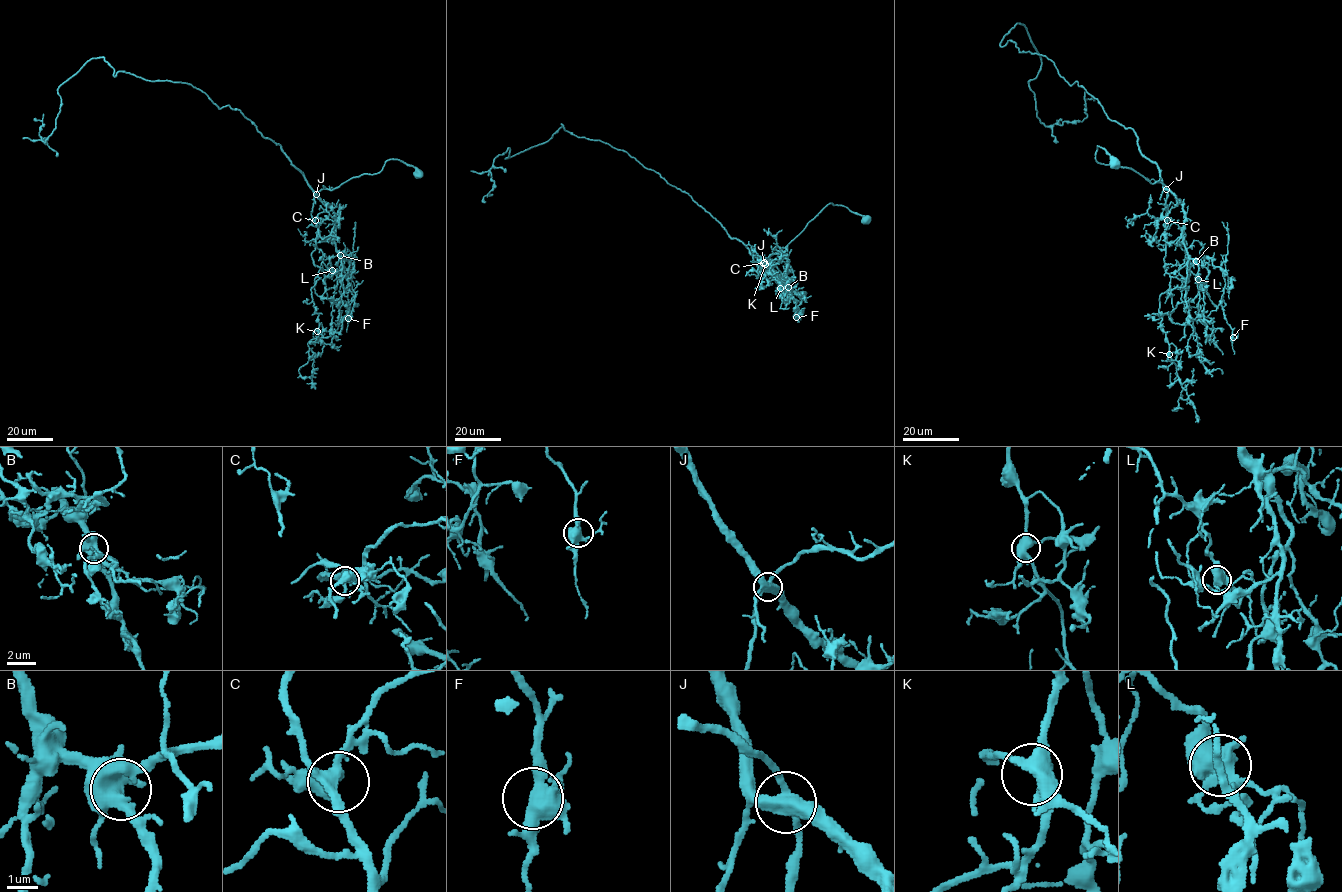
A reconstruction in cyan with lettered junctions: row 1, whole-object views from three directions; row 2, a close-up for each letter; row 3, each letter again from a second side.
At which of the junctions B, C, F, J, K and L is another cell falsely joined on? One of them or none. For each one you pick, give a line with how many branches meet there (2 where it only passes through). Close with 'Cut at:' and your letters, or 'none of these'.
J: Branches: 4
Cut at: J

